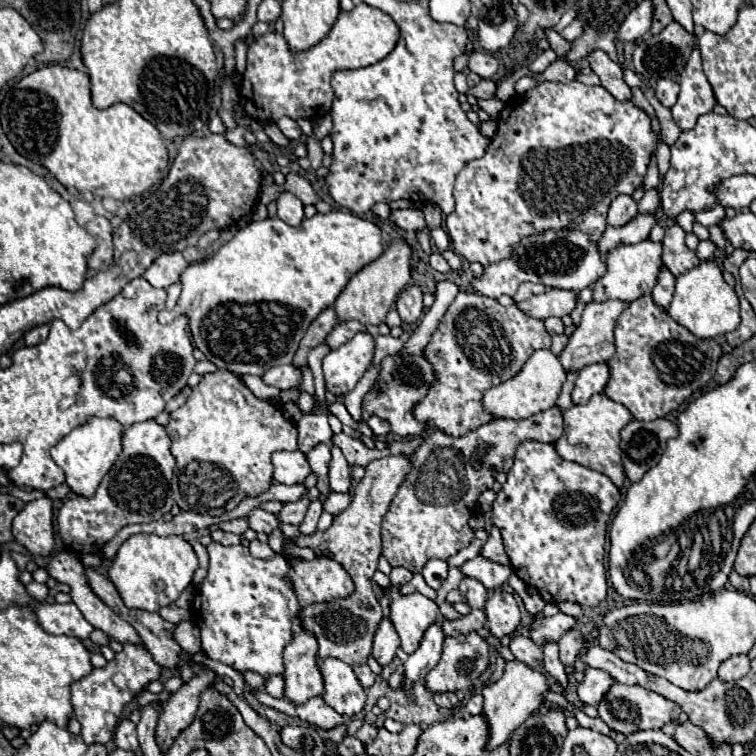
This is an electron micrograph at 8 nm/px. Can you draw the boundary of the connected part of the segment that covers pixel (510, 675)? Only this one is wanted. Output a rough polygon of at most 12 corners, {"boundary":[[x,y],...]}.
{"boundary":[[507,661],[483,689],[489,749],[545,703],[545,673]]}

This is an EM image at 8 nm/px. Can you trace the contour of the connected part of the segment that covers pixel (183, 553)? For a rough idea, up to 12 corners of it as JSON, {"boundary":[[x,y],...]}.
{"boundary":[[133,535],[107,577],[129,609],[159,611],[189,587],[183,537]]}

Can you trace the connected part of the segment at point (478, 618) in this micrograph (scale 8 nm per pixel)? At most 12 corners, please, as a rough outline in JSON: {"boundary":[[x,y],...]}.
{"boundary":[[473,609],[457,621],[443,621],[445,635],[457,637],[487,625],[483,611]]}

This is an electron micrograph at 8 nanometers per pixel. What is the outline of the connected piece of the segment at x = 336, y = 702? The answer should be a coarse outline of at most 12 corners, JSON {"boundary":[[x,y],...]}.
{"boundary":[[323,659],[325,703],[353,717],[365,705],[365,689],[353,669]]}

